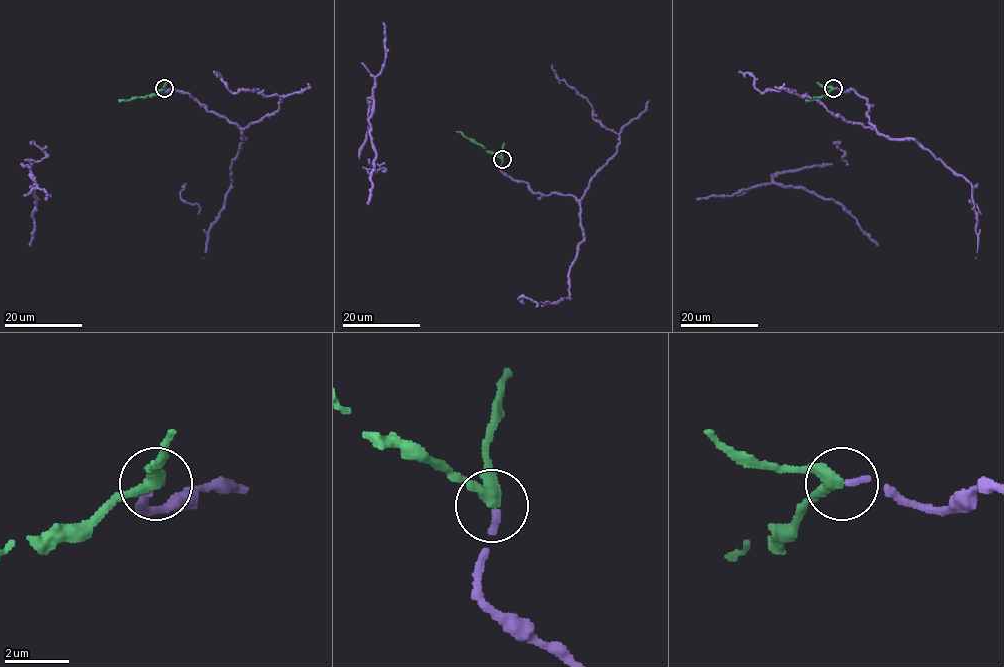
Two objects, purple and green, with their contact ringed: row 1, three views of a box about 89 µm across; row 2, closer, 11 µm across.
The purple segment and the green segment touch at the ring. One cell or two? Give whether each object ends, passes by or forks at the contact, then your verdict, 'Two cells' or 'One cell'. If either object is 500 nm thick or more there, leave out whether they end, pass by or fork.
At the ring purple ends. At the ring green passes by. One cell

